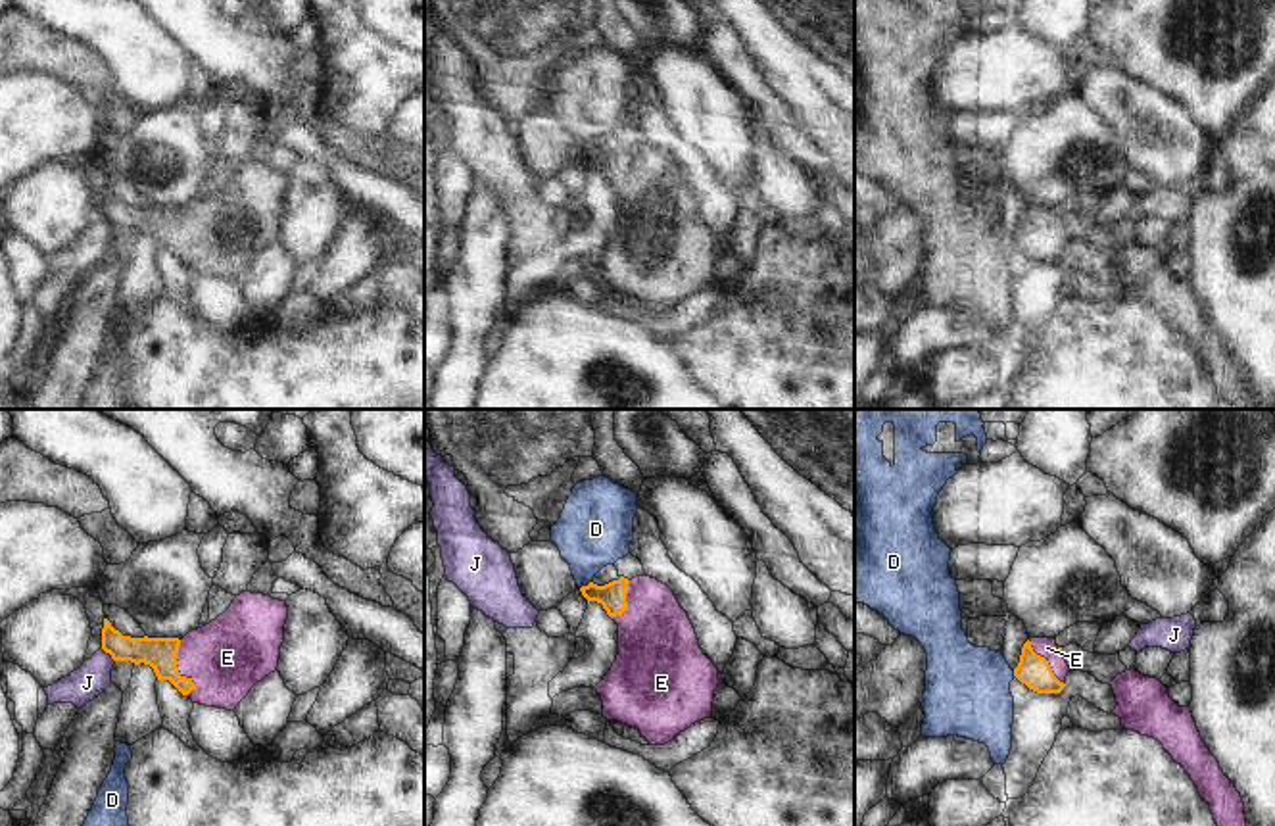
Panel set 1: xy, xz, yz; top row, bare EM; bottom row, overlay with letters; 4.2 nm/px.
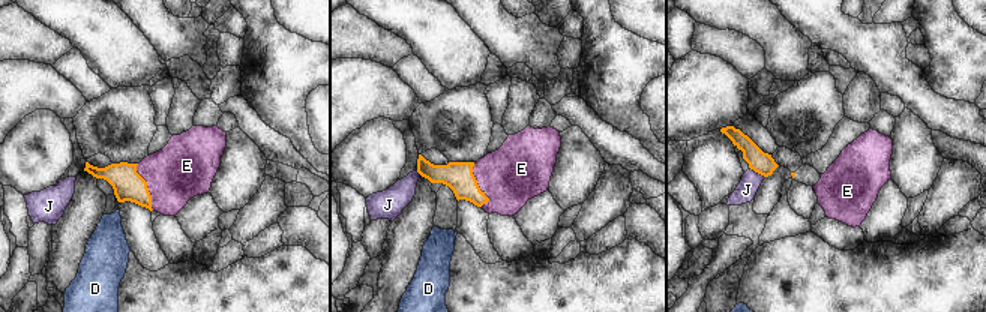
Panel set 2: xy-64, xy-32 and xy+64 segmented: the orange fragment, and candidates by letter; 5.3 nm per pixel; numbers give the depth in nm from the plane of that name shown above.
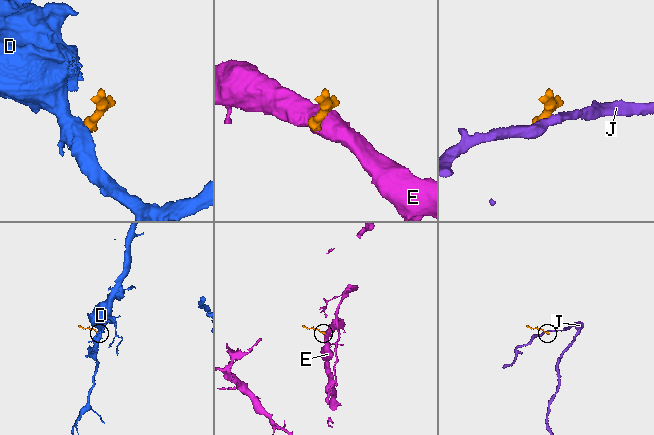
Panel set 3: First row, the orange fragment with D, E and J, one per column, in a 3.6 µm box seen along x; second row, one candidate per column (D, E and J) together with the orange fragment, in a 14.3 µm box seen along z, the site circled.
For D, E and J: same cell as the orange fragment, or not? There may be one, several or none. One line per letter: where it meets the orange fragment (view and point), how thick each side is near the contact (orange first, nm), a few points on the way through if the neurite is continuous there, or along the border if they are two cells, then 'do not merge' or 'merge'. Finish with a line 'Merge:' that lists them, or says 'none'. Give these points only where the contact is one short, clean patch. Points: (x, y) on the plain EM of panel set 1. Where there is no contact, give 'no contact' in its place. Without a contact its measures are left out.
D: meets orange in xz at (584, 156); 110 nm thick on the orange side, 320 nm on the other; border along xz (590, 150), (580, 158); do not merge
E: meets orange in xy at (177, 239); 140 nm thick on the orange side, 320 nm on the other; runs through xy (160, 223), (177, 239), (214, 235), (227, 227); merge
J: meets orange in xy at (110, 223); 140 nm thick on the orange side, 140 nm on the other; border along xy (102, 218), (114, 231); do not merge
Merge: E

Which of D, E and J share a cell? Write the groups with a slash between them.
D / E / J

